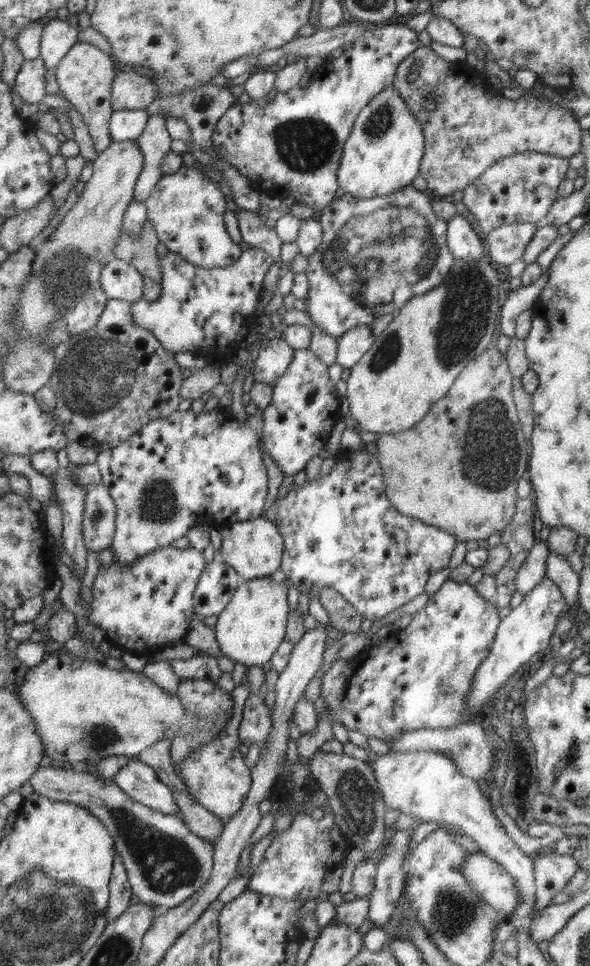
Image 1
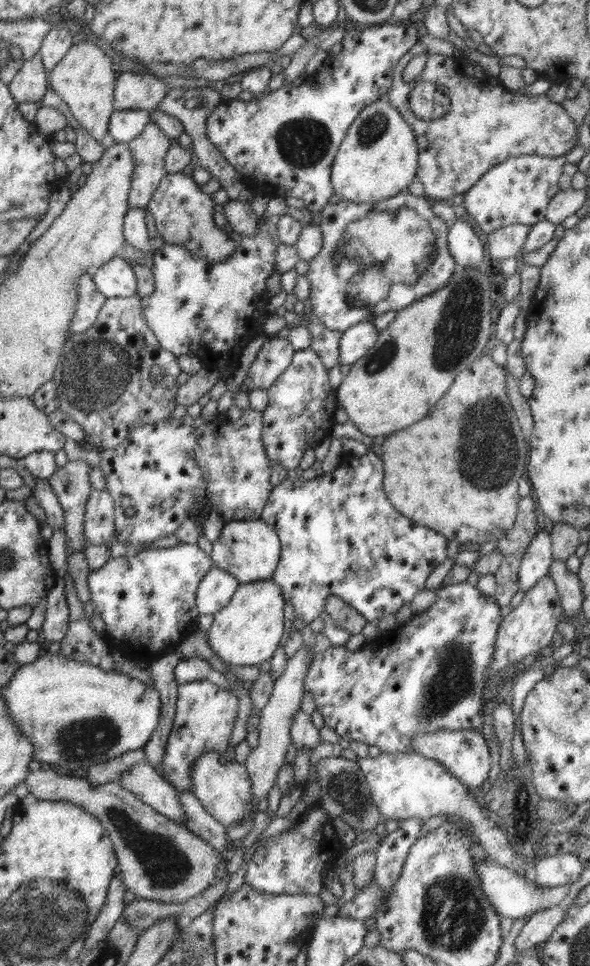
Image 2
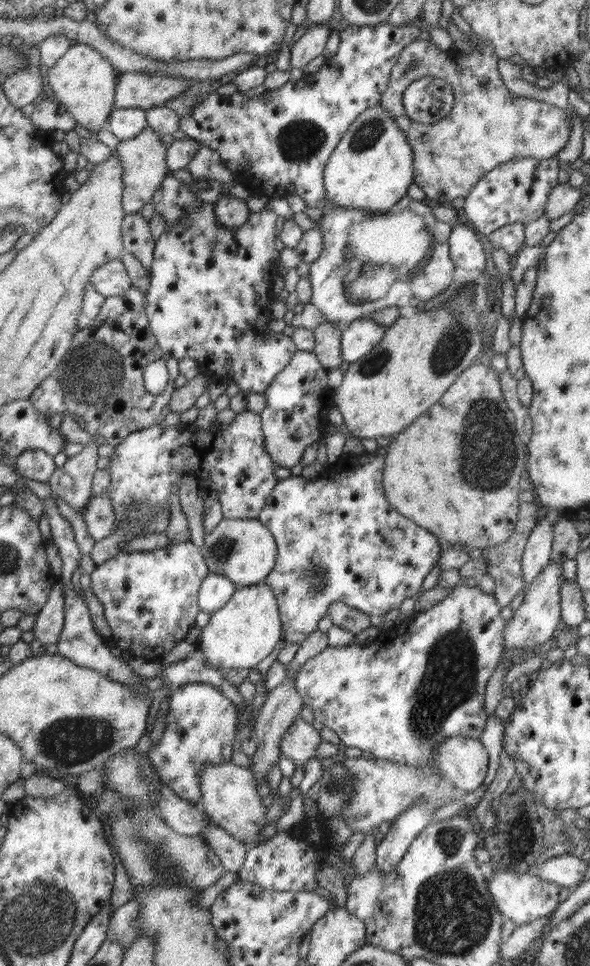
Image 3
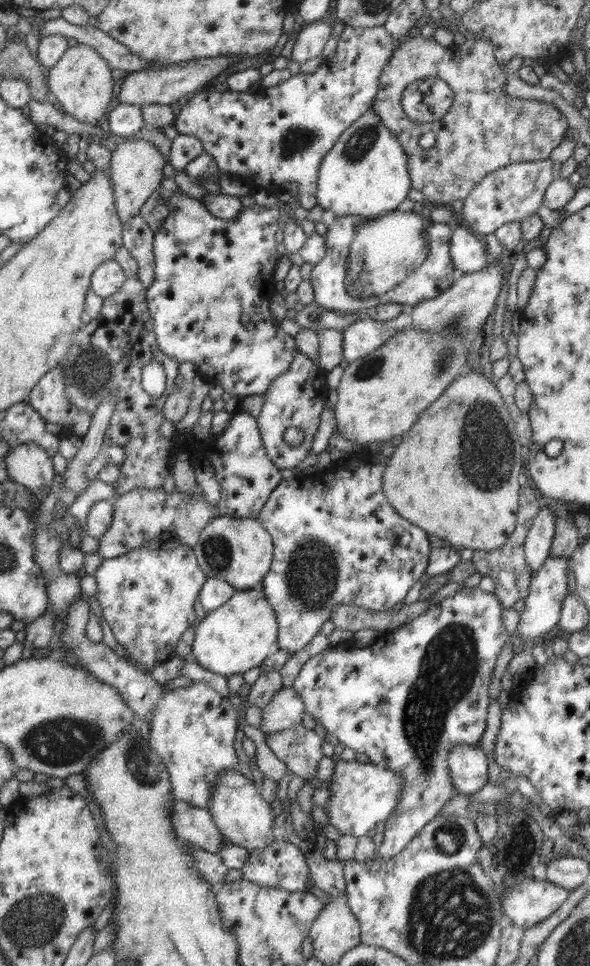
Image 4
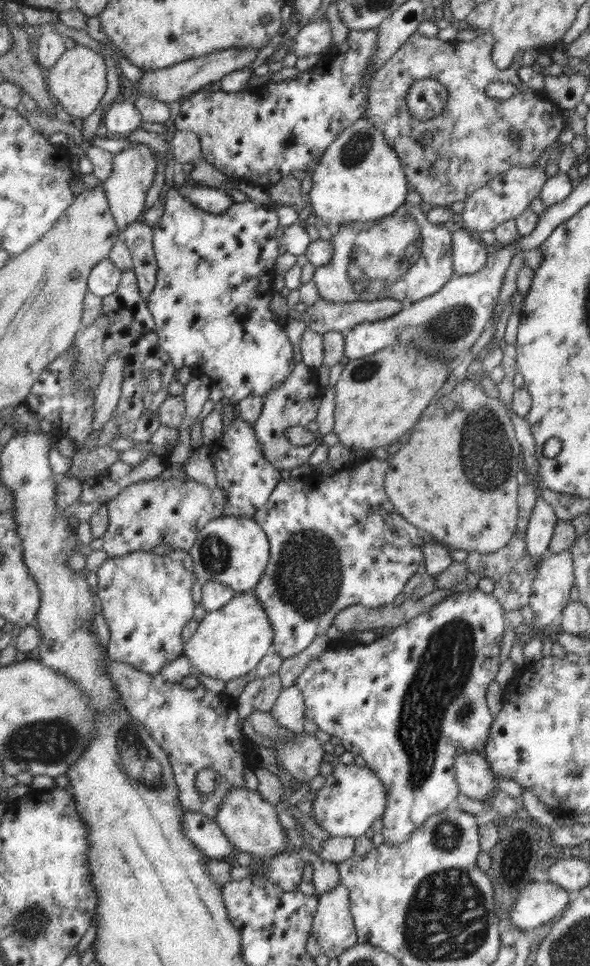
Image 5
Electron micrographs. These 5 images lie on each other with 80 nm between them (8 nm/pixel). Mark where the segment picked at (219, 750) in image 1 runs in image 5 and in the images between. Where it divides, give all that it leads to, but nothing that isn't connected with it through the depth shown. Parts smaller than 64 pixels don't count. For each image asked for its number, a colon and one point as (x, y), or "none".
2: (223, 786)
3: (229, 797)
4: (243, 817)
5: (250, 823)

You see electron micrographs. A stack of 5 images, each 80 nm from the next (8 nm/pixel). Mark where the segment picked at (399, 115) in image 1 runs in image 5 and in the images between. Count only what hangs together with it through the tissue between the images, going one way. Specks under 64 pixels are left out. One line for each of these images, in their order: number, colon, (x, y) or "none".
2: (378, 158)
3: (371, 169)
4: (365, 173)
5: (359, 178)

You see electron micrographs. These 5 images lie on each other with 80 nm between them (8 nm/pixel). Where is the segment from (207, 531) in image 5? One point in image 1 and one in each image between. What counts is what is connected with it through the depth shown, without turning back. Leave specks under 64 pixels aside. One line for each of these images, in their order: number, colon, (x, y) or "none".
1: (254, 548)
2: (249, 550)
3: (244, 551)
4: (240, 551)

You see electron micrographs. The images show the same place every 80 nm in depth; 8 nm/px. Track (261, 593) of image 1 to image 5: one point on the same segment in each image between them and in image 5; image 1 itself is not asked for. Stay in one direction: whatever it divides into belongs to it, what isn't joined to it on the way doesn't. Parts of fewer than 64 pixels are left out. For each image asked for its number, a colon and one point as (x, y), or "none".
2: (246, 632)
3: (241, 634)
4: (239, 635)
5: (229, 642)

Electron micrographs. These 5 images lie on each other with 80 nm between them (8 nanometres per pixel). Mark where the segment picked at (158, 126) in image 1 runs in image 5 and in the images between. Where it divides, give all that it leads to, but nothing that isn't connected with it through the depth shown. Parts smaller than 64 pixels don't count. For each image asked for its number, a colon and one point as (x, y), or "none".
2: (149, 149)
3: (143, 158)
4: (136, 169)
5: (133, 171)

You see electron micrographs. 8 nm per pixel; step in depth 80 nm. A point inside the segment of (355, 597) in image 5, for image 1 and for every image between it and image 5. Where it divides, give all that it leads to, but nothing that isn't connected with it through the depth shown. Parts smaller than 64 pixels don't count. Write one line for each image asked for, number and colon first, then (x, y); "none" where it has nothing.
1: (340, 531)
2: (340, 536)
3: (338, 539)
4: (342, 543)

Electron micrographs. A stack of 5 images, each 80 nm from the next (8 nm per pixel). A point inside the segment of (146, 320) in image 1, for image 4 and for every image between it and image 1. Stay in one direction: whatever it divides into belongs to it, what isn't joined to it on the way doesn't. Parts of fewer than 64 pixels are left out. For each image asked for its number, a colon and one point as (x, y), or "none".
2: (209, 311)
3: (210, 288)
4: (213, 284)

